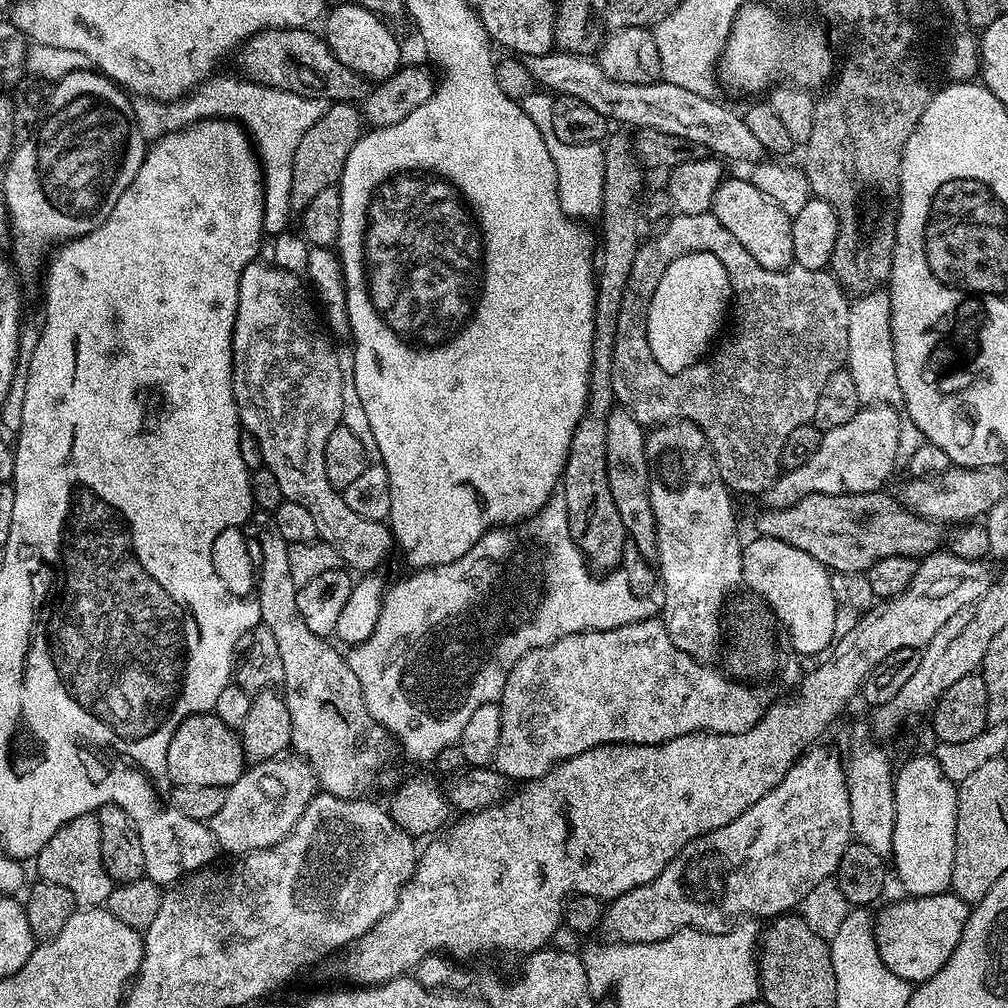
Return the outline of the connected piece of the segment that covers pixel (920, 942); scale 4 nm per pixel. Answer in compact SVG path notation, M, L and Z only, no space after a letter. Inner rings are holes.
M951 890L933 896L903 899L875 913L877 944L886 968L915 986L925 984L942 970L942 966L946 966L950 954L954 954L954 946L958 946L958 938L962 938L970 905Z

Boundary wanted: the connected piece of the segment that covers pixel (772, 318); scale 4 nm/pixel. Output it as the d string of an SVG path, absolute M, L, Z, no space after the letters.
M734 234L725 236L724 240L728 240L728 244L732 244L732 284L736 284L736 288L740 291L738 314L742 323L740 328L736 328L736 336L732 336L732 344L728 344L728 348L724 348L724 352L721 353L722 358L716 356L716 360L712 360L712 362L724 360L724 364L726 364L726 366L722 366L722 362L720 362L718 370L724 370L726 376L722 376L722 374L718 376L718 388L714 388L714 398L702 398L700 402L694 402L694 406L688 408L690 419L687 423L696 424L704 432L704 436L708 440L708 447L712 449L712 457L716 460L716 469L733 493L760 492L760 494L764 494L767 493L768 487L776 481L776 477L781 475L780 459L787 436L798 426L812 423L814 410L818 406L818 394L822 391L826 378L830 378L830 374L841 371L845 367L848 358L848 327L850 326L848 310L850 300L845 289L840 287L839 280L832 275L831 271L806 270L795 266L786 268L783 272L766 270L766 266L758 266L758 262L754 262L753 256L746 254L742 242L738 242L738 238L734 238Z

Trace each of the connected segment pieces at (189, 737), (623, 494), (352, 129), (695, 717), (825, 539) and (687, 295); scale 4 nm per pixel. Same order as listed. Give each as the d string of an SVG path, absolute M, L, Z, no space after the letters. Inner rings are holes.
M215 714L187 716L174 730L166 750L166 770L173 785L218 786L227 790L244 772L246 761L237 729L226 726Z
M614 410L614 418L608 418L608 477L610 478L610 490L614 494L614 502L618 506L618 514L622 514L625 533L636 543L638 550L642 550L642 554L649 562L655 561L656 523L654 522L654 510L650 506L650 473L646 458L646 428L634 417L626 418L626 412L623 410Z
M329 103L324 109L322 118L302 134L302 142L298 142L298 150L294 150L294 170L292 171L292 193L290 202L293 209L302 210L310 206L310 200L320 191L339 185L342 170L346 166L346 158L350 158L350 150L362 135L362 112L355 103Z
M659 619L639 620L626 626L618 626L614 630L605 632L579 632L558 638L550 646L542 646L530 650L510 670L506 678L506 686L499 698L500 713L502 714L502 730L498 738L498 750L494 766L503 776L512 782L527 782L536 780L547 774L552 767L560 764L563 760L574 758L591 748L597 748L603 744L664 744L679 736L685 736L691 732L744 732L752 728L760 720L760 717L772 707L774 697L762 686L749 686L744 682L737 682L729 678L723 671L708 668L707 663L694 659L690 654L678 650L674 642L670 642L670 634L664 628Z
M887 491L863 492L853 496L831 496L830 494L810 494L798 502L785 508L765 507L764 513L756 520L756 532L762 536L778 538L778 542L786 542L786 546L798 546L798 550L806 550L810 558L818 558L829 573L863 572L867 573L882 558L895 556L914 556L923 558L937 551L940 540L941 525L935 520L927 520L919 512L911 512L899 499L887 496Z
M683 252L674 258L674 262L670 262L653 294L652 321L650 326L646 326L646 332L652 332L652 352L656 352L656 360L660 360L660 365L664 364L664 368L684 368L684 364L692 364L692 360L704 352L708 336L712 336L712 332L716 332L716 324L720 324L720 312L724 312L724 296L728 296L728 280L724 280L724 268L712 260L709 252Z

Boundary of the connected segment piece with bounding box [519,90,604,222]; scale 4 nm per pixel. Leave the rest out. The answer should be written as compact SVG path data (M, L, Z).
M537 90L524 100L519 101L522 111L534 126L538 126L538 134L542 134L542 142L546 142L546 150L550 150L550 158L554 158L554 170L558 178L558 194L562 210L576 222L588 222L591 216L599 217L604 207L604 149L600 144L567 144L554 134L554 118L552 117L553 97L547 91Z

